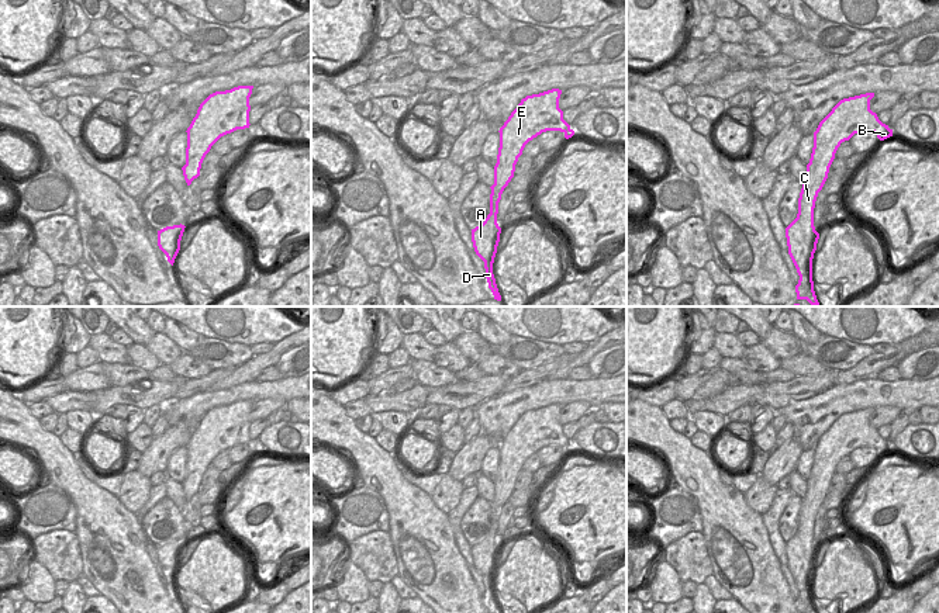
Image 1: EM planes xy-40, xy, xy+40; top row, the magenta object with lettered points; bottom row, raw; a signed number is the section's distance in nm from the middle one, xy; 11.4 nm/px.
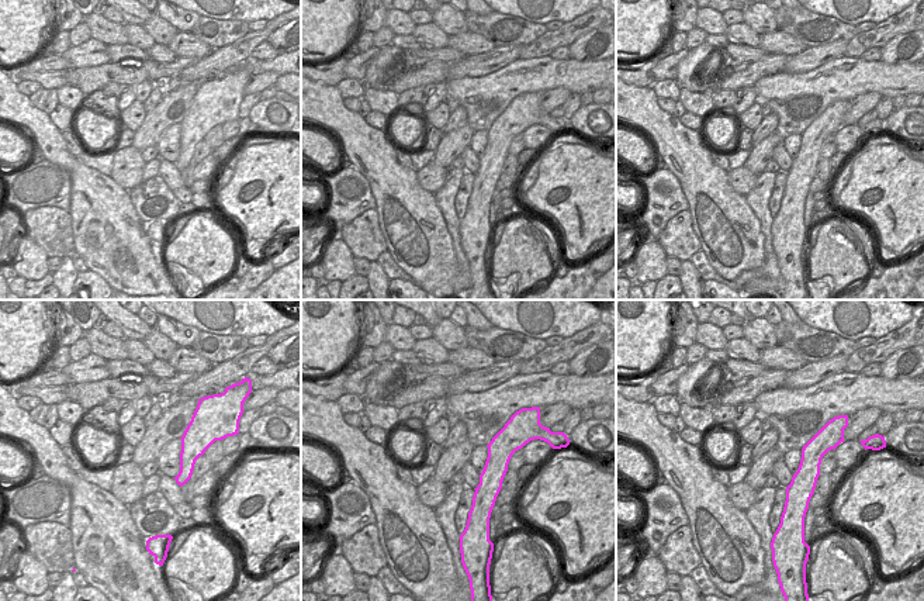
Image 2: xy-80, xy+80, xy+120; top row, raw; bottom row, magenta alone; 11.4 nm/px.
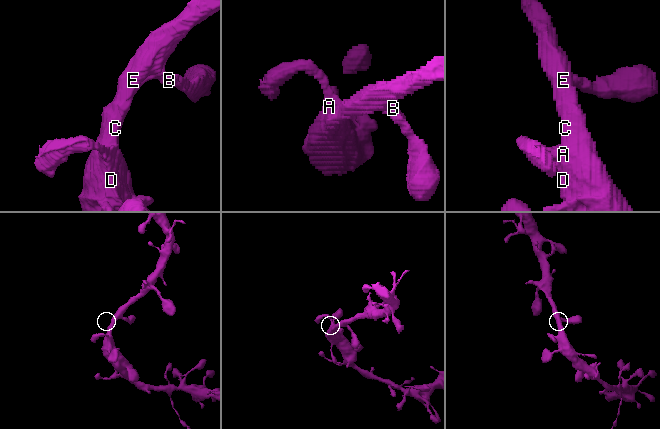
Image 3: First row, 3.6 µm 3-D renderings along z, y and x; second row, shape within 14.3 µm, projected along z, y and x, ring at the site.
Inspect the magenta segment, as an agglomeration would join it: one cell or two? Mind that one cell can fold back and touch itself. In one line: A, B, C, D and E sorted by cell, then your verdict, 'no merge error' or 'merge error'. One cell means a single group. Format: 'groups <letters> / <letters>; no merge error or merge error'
groups A B C D E; no merge error

